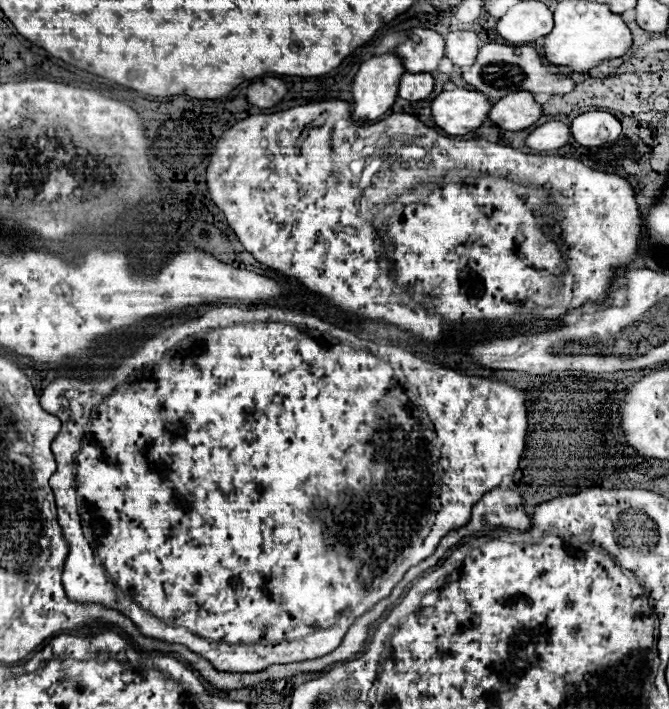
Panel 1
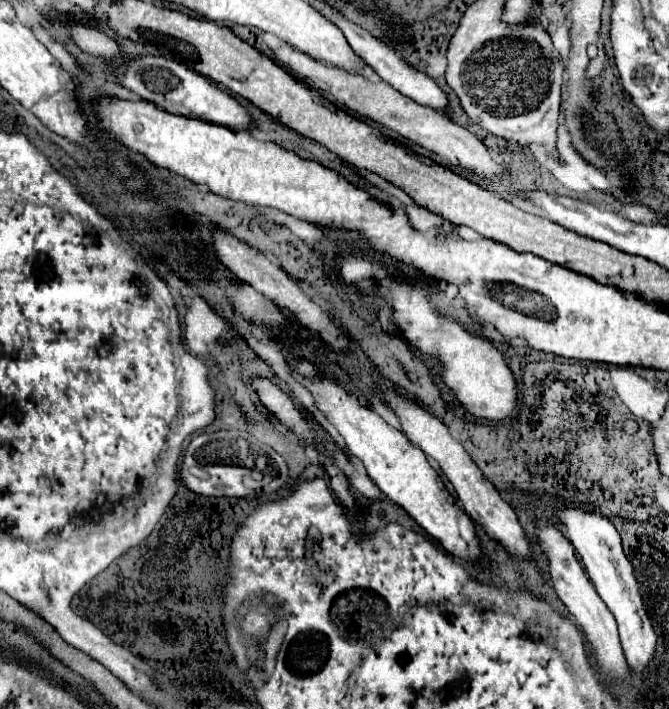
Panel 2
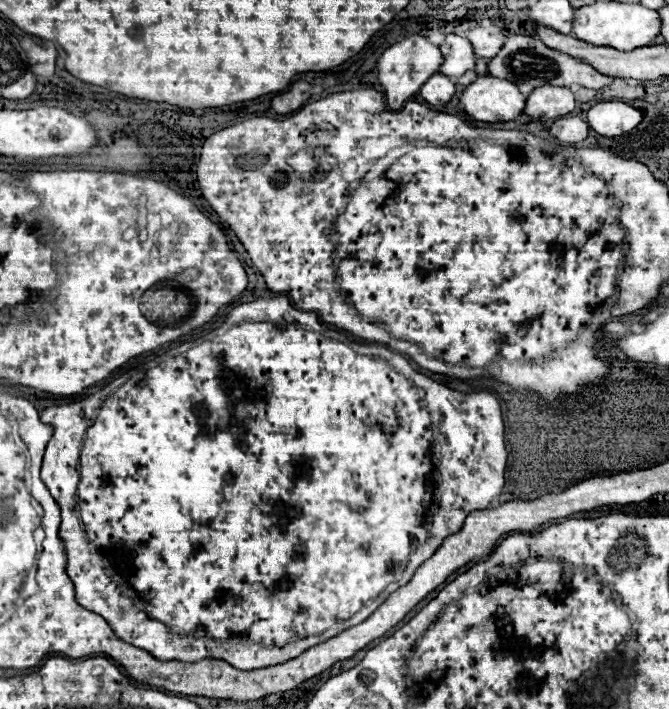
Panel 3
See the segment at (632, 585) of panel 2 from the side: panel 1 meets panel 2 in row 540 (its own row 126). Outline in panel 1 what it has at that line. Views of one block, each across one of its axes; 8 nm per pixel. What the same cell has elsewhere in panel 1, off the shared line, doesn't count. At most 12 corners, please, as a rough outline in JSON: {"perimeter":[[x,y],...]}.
{"perimeter":[[584,112],[570,124],[582,146],[600,146],[620,136],[608,112]]}

